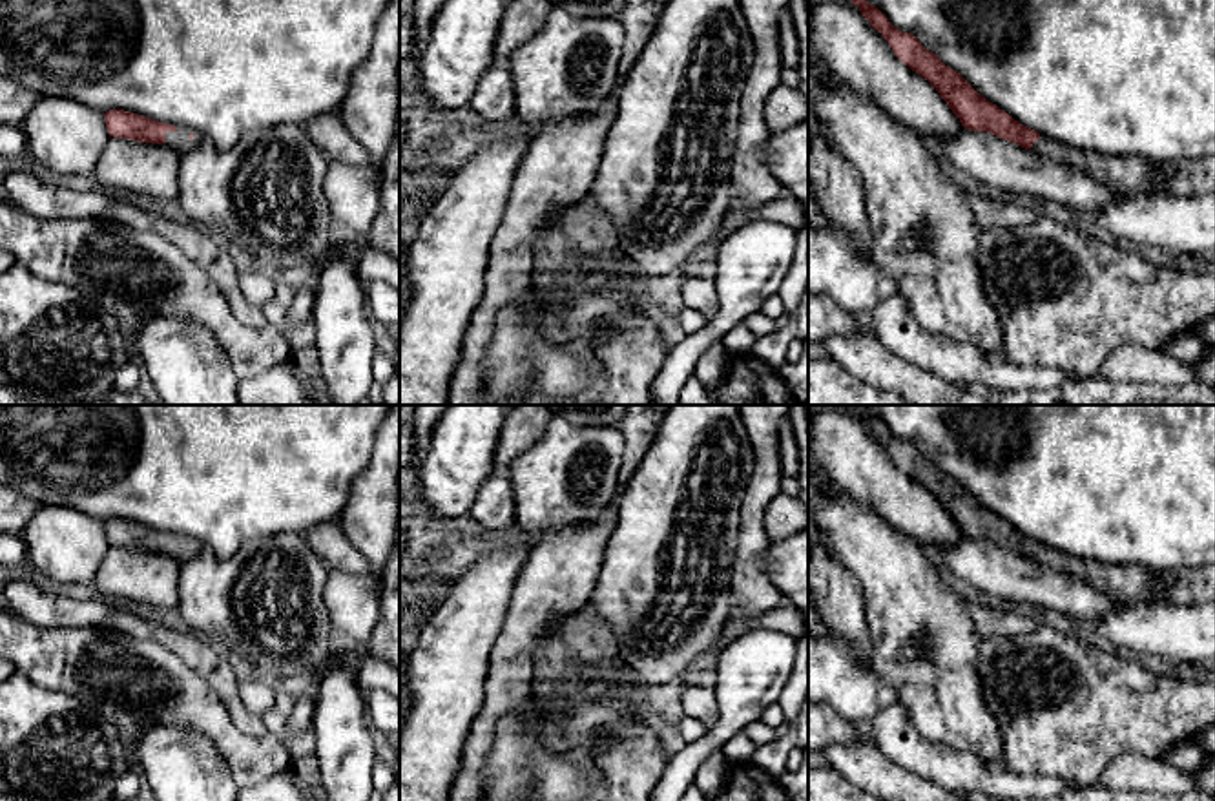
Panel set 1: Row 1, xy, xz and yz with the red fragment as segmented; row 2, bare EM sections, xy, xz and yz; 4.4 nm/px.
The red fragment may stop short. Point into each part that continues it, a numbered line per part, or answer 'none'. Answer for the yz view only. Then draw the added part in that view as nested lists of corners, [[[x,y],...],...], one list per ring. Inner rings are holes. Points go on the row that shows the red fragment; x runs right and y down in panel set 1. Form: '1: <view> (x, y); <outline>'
1: yz (1131, 174); [[[1045,135],[1031,148],[1056,162],[1067,162],[1095,181],[1124,190],[1127,195],[1148,193],[1151,188],[1151,162],[1146,157],[1109,157],[1096,151],[1069,148]]]

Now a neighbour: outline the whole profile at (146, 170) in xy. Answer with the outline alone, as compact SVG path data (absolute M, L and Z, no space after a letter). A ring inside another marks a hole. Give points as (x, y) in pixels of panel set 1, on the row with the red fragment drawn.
M109 137L93 177L108 190L122 190L159 208L177 199L181 155L164 144Z

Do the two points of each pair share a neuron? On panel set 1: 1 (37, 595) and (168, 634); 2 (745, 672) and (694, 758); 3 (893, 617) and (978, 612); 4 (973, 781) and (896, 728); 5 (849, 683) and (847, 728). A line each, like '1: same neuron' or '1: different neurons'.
1: same neuron
2: same neuron
3: different neurons
4: same neuron
5: different neurons

